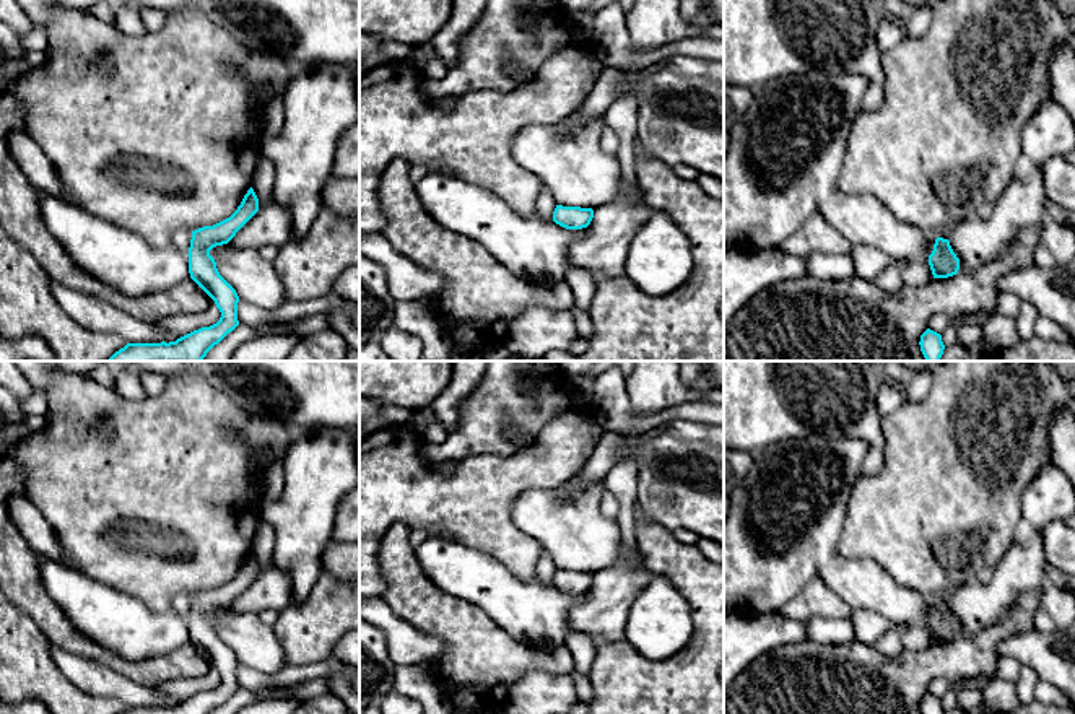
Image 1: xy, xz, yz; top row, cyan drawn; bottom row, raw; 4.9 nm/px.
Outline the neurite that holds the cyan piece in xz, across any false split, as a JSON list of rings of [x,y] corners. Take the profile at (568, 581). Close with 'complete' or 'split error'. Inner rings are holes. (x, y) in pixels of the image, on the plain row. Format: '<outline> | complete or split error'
[[[556,569],[553,576],[553,586],[566,594],[587,592],[592,582],[594,582],[592,573]]] | complete

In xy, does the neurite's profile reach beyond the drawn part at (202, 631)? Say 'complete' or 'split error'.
complete

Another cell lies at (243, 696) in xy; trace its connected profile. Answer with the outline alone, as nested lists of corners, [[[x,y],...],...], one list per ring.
[[[239,688],[211,714],[237,714],[244,706],[255,703],[259,694],[255,690]]]

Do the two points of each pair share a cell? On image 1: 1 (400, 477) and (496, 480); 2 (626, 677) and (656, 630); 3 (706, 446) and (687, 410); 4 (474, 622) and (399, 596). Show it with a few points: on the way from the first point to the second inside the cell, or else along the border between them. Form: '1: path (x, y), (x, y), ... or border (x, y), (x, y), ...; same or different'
1: path (425, 485), (472, 485); same
2: border (625, 638), (652, 661), (664, 661), (678, 653); different
3: border (706, 423), (675, 418), (669, 425); different
4: path (456, 622), (435, 613), (417, 599); same

